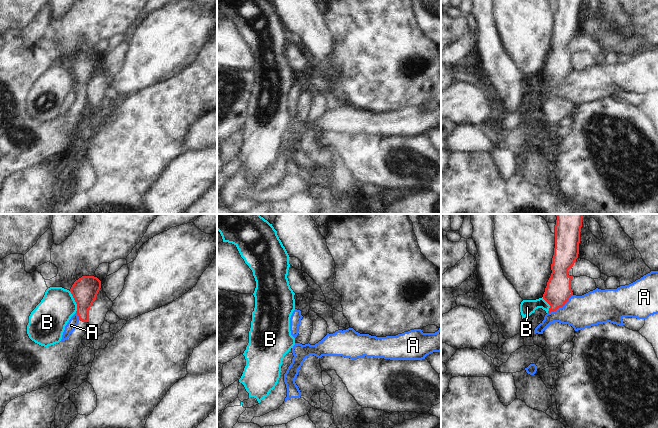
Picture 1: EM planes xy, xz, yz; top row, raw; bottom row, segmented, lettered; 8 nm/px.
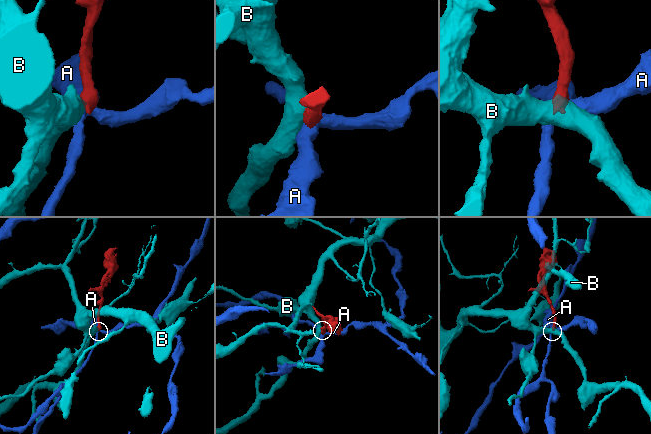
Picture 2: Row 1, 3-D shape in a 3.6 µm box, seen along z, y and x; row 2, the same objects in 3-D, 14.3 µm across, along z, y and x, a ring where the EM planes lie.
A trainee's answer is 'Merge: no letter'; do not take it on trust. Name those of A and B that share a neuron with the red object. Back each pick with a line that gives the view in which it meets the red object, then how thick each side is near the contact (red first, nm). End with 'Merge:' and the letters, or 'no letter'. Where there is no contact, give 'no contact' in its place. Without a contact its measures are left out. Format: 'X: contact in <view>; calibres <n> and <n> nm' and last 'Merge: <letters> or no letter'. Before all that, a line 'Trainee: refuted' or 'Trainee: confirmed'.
Trainee: confirmed
Merge: no letter

